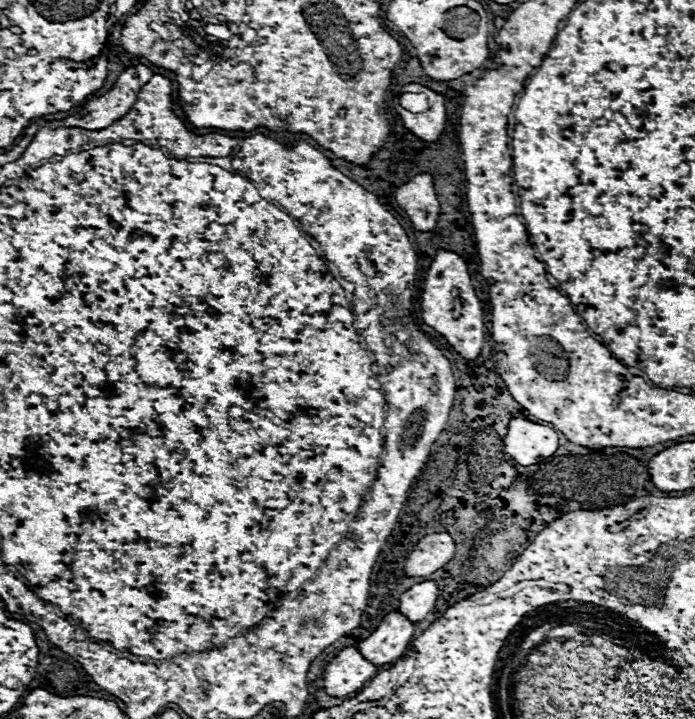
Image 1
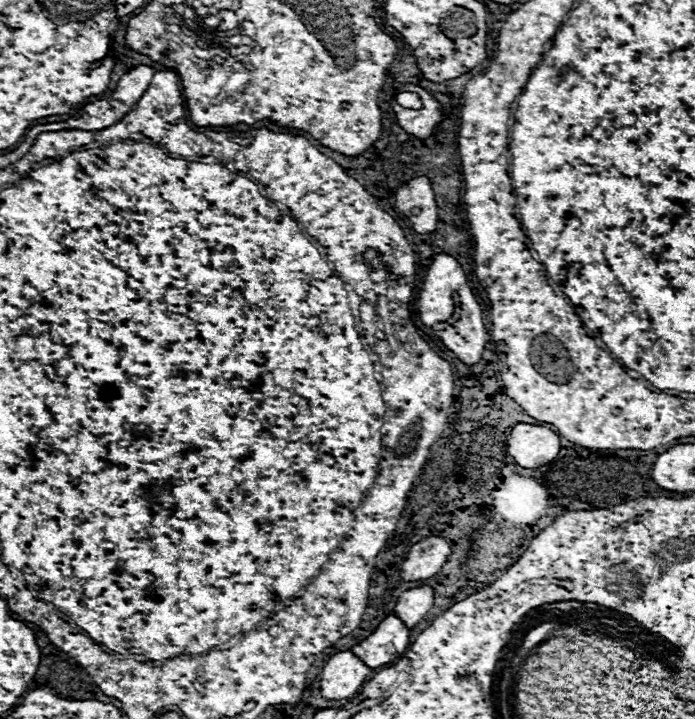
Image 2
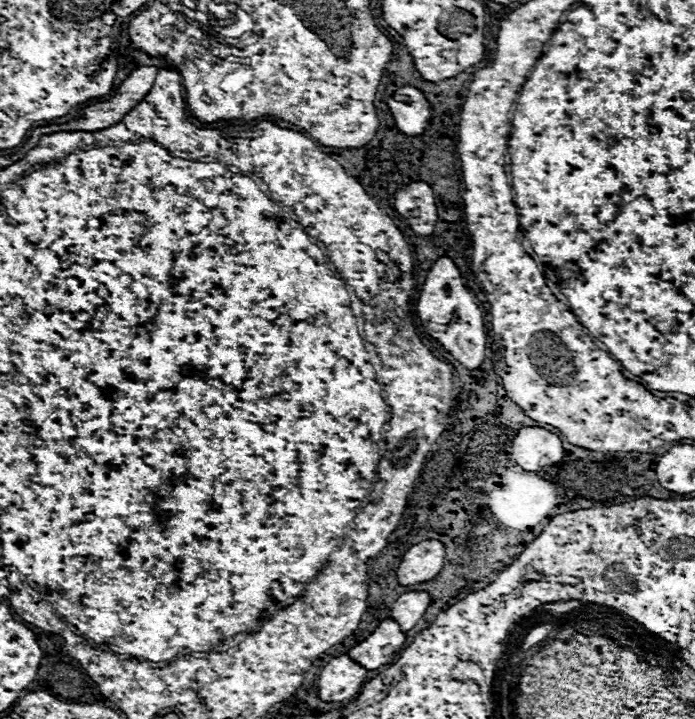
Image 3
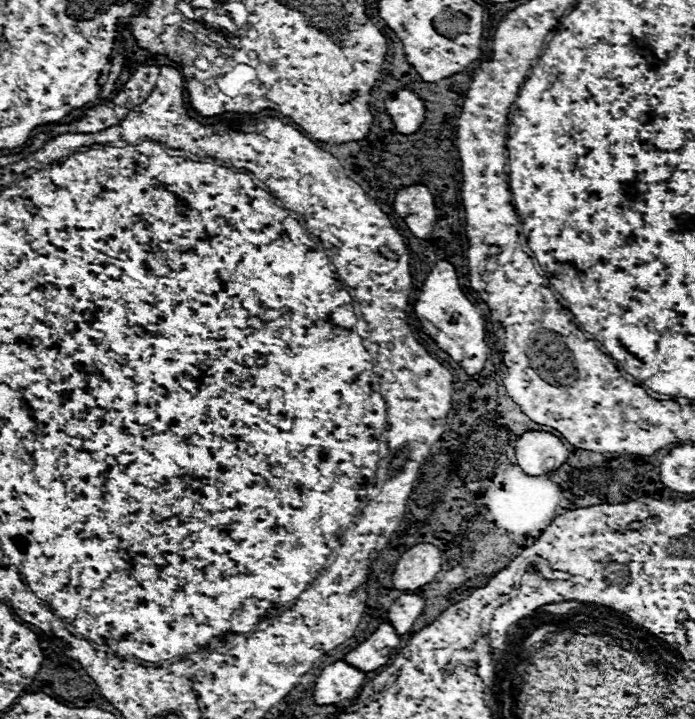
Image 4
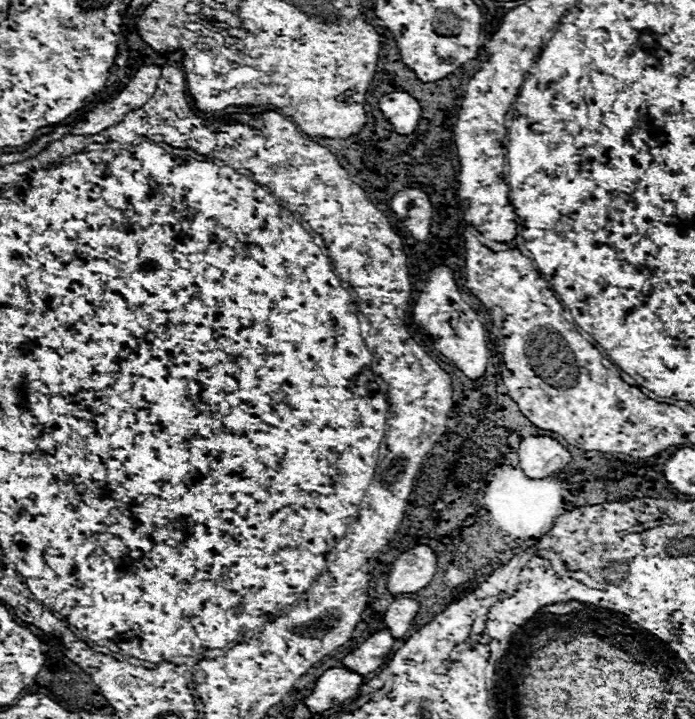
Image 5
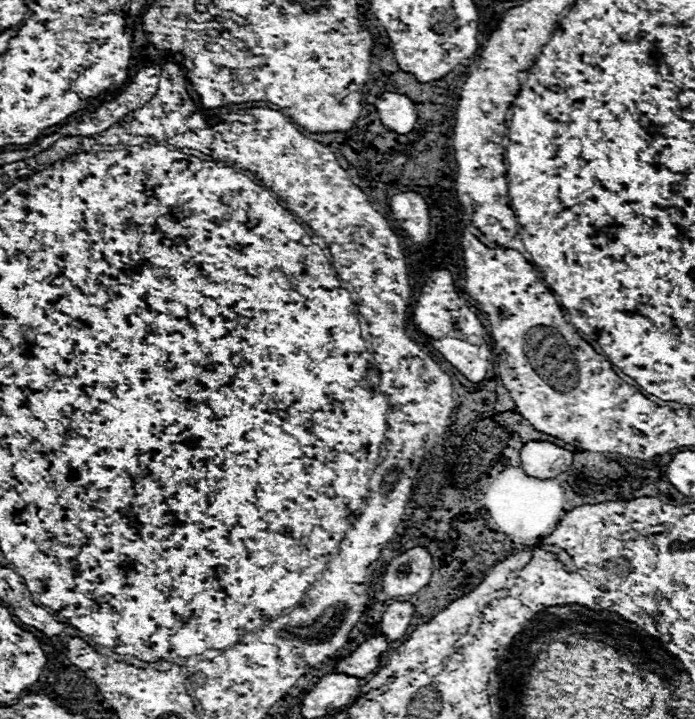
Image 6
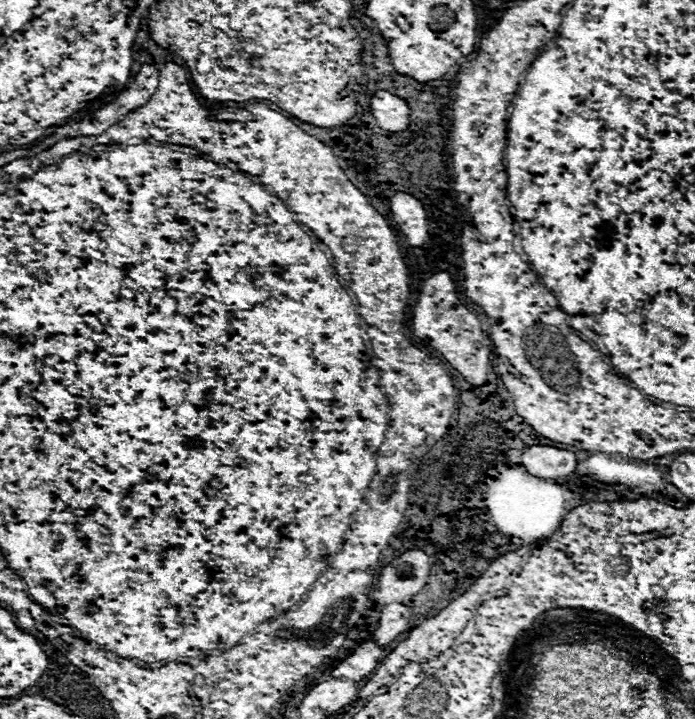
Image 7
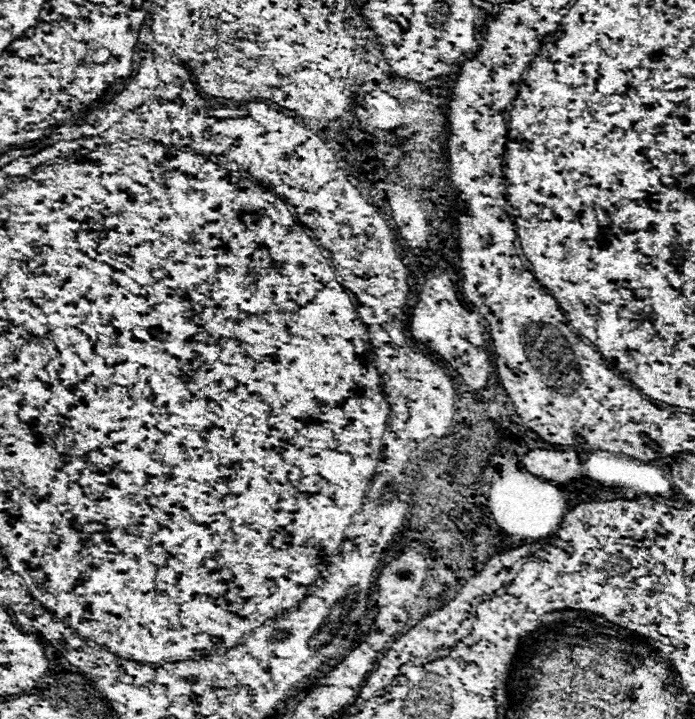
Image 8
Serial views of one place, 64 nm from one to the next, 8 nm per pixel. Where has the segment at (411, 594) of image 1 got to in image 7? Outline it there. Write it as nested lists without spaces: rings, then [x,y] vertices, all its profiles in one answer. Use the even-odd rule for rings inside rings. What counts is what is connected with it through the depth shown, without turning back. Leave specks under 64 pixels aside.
[[[388,604],[380,614],[378,628],[374,630],[374,642],[386,646],[392,640],[396,640],[400,634],[408,630],[410,616],[412,610],[406,604]]]

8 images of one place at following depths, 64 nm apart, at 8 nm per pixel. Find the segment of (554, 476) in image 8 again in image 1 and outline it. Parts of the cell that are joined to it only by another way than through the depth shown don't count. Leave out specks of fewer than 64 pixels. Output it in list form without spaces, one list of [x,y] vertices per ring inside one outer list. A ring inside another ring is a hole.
[[[512,418],[504,436],[504,448],[520,466],[538,464],[558,450],[558,434],[526,418]]]

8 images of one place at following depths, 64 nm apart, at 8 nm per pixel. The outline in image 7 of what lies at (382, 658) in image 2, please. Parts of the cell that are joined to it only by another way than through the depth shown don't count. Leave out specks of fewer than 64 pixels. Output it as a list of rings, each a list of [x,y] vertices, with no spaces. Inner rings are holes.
[[[364,642],[332,670],[332,678],[360,682],[362,678],[366,678],[378,668],[384,656],[386,656],[384,648],[380,648],[374,642]]]

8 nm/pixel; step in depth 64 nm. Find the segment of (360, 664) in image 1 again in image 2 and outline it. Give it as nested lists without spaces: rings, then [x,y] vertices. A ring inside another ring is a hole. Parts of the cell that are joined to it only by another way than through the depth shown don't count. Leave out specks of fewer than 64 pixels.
[[[352,650],[338,652],[328,660],[320,674],[322,696],[328,700],[356,696],[362,690],[370,672],[372,668],[358,660],[358,656],[354,656]]]

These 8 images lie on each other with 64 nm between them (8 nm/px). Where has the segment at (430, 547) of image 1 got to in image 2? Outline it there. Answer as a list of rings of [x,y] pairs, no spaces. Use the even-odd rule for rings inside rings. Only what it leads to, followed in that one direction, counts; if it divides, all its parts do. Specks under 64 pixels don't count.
[[[428,536],[410,548],[400,568],[400,576],[406,582],[432,578],[436,572],[440,572],[450,554],[452,554],[452,544],[446,538]]]

